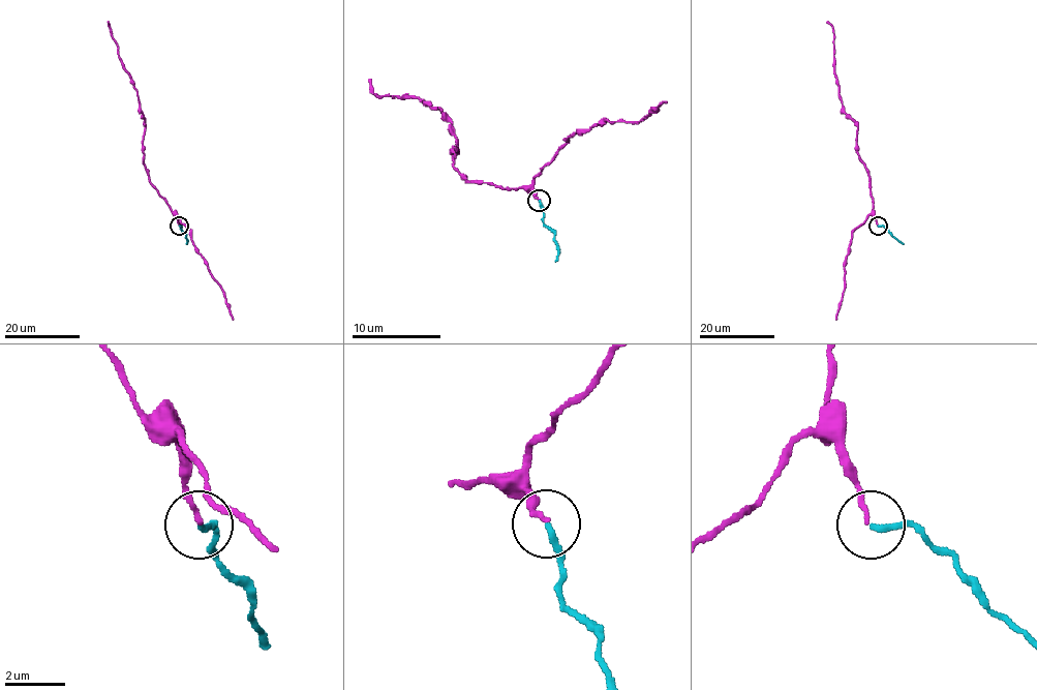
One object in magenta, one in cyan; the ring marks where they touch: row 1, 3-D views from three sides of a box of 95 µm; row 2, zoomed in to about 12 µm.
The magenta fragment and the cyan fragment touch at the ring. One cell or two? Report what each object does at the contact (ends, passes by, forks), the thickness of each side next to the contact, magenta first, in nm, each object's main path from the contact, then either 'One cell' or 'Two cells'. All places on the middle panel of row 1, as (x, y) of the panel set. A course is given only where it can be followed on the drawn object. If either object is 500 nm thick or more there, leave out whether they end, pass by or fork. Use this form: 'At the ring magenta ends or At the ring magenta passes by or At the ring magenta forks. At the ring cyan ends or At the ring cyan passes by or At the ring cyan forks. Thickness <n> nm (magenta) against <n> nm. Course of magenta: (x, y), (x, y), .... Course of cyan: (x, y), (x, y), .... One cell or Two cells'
At the ring magenta ends. At the ring cyan ends. Thickness 140 nm (magenta) against 190 nm. Course of magenta: (538, 200), (469, 182), (454, 167), (454, 126), (438, 109), (375, 95), (369, 80). Course of cyan: (538, 200), (543, 221), (553, 233), (558, 248), (556, 262). One cell

